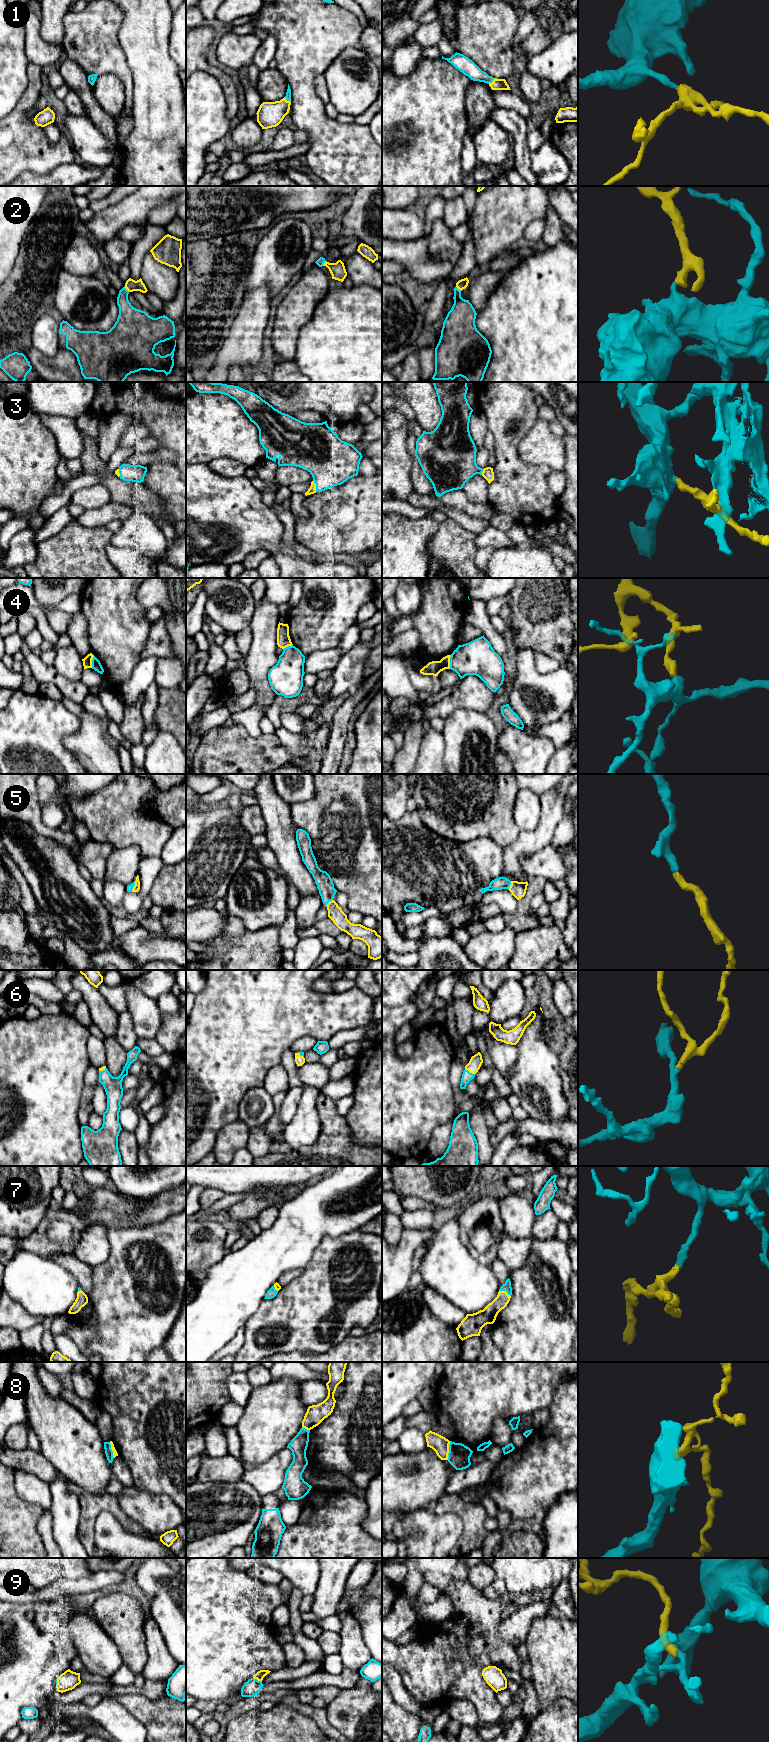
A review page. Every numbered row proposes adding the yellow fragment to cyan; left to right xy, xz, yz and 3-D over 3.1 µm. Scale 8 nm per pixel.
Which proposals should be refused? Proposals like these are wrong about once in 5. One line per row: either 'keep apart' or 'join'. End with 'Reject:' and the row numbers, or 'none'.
1: join
2: join
3: join
4: keep apart
5: join
6: join
7: join
8: keep apart
9: join
Reject: 4, 8

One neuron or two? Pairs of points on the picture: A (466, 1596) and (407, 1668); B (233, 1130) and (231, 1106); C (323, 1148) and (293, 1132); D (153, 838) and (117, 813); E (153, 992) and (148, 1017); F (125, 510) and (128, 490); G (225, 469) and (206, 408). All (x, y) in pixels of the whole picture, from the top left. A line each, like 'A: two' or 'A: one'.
A: one
B: two
C: two
D: one
E: two
F: two
G: two

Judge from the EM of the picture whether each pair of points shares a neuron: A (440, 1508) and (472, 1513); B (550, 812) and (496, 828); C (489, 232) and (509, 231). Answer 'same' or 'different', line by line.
A: same
B: different
C: same

